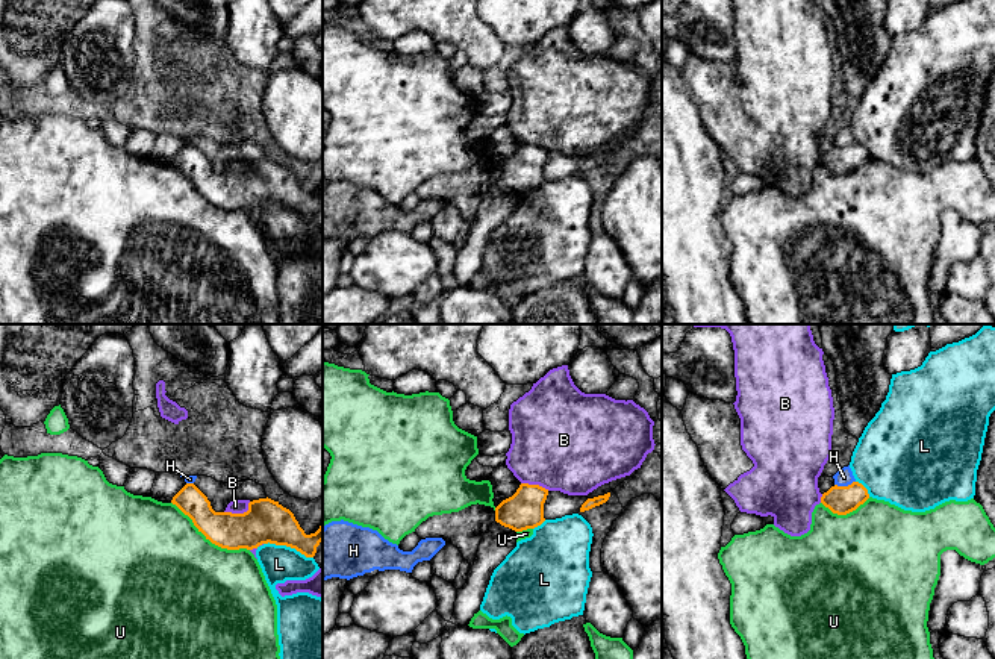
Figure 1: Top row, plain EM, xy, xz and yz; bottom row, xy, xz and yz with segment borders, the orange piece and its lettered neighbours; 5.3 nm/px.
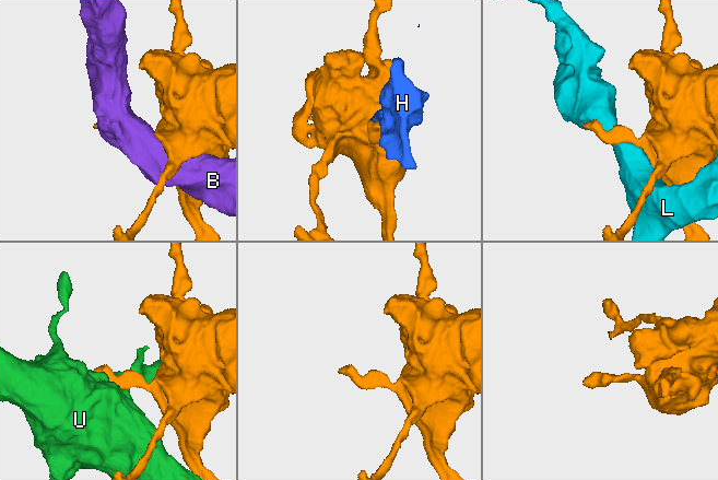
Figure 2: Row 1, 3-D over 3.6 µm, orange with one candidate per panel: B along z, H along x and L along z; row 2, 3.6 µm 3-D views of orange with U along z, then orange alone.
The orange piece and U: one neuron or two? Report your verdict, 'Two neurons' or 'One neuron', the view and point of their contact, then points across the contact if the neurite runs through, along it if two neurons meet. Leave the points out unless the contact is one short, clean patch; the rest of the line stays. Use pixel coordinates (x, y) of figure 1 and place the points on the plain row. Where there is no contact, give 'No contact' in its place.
Two neurons. Touches orange at xy (209, 200)

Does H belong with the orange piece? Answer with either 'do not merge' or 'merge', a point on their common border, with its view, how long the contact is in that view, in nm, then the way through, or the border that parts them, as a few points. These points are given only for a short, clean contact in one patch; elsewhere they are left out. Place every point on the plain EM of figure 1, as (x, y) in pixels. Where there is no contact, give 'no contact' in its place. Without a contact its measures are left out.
do not merge; meets orange in yz at (844, 147); contact 110 nm long; border along yz (854, 141), (847, 146), (835, 146)

